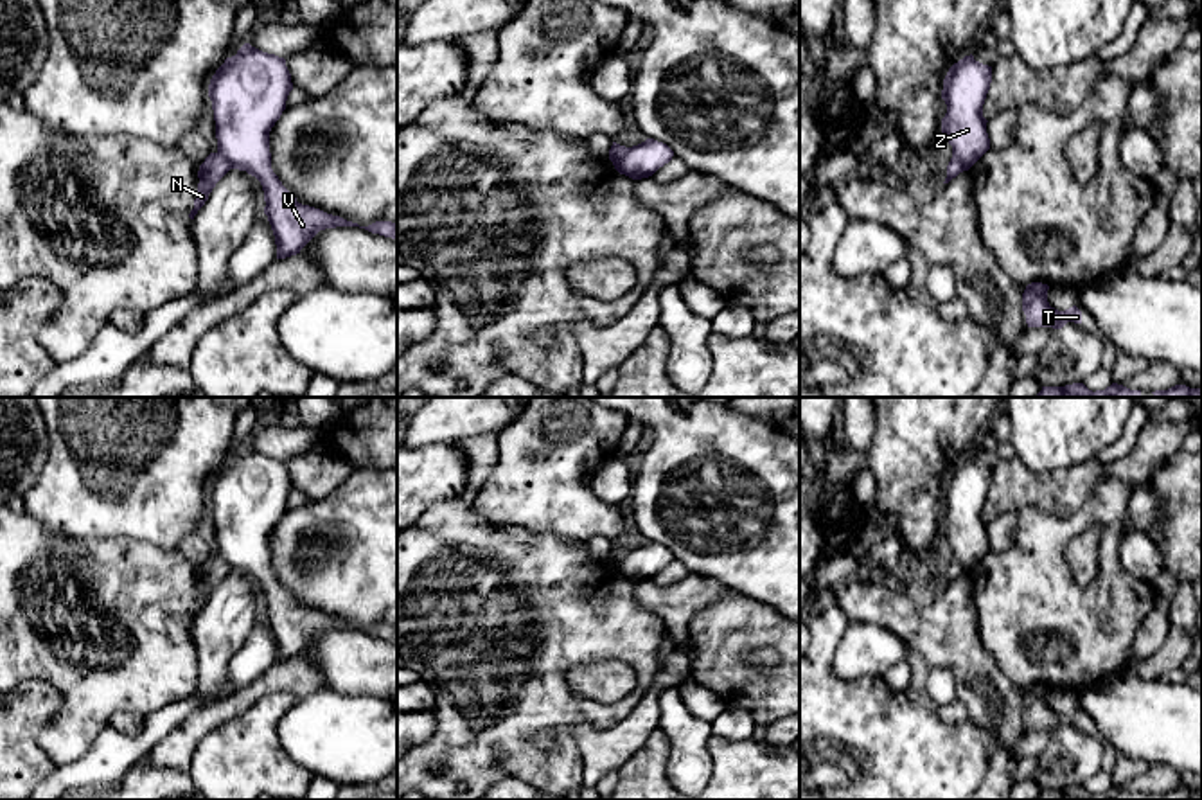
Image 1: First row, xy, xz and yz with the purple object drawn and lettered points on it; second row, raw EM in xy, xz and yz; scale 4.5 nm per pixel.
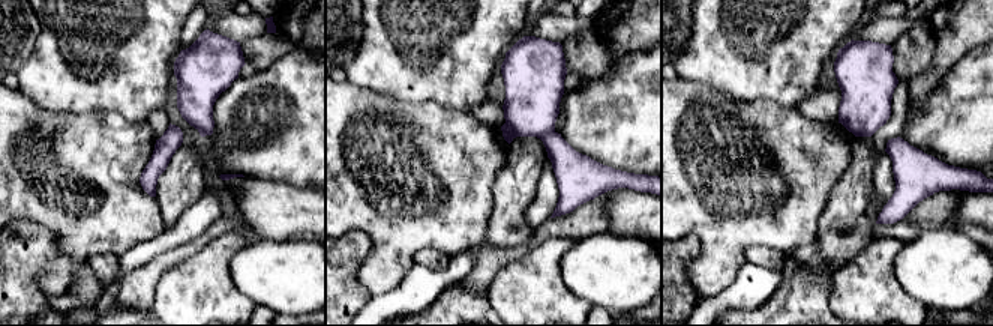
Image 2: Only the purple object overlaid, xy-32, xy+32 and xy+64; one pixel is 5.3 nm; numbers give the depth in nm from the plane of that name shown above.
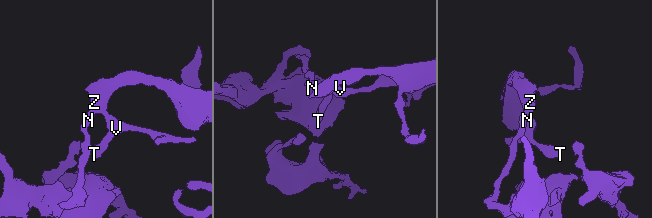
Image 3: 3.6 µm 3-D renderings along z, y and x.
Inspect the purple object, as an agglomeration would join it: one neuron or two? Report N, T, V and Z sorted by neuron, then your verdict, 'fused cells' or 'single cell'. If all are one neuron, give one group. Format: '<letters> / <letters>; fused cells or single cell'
N / T V Z; fused cells

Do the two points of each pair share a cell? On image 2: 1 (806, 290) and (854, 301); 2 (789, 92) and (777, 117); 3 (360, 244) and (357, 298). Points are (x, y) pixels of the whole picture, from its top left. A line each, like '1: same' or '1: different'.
1: different
2: different
3: same

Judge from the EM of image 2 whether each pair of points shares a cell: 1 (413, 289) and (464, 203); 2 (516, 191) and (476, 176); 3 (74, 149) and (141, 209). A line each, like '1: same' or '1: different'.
1: different
2: different
3: same

